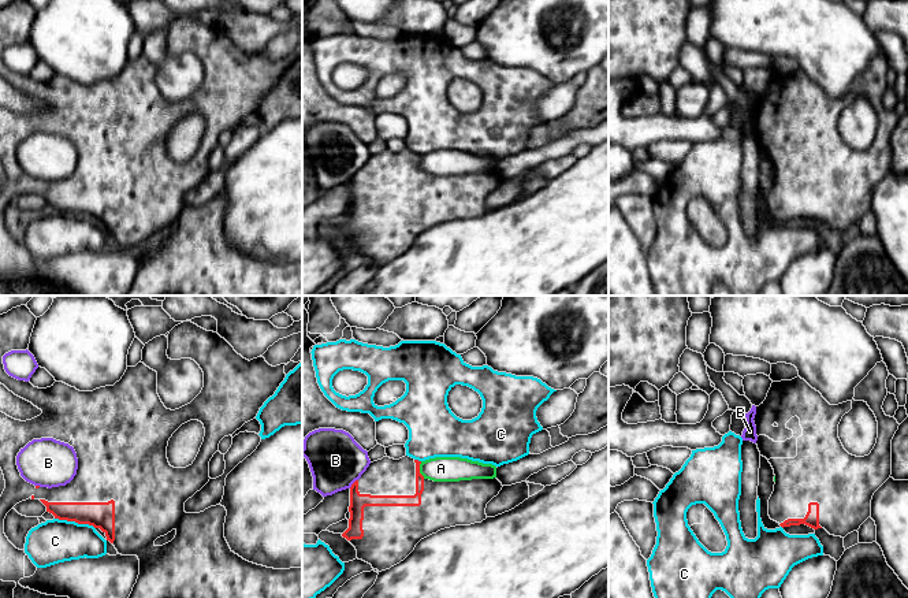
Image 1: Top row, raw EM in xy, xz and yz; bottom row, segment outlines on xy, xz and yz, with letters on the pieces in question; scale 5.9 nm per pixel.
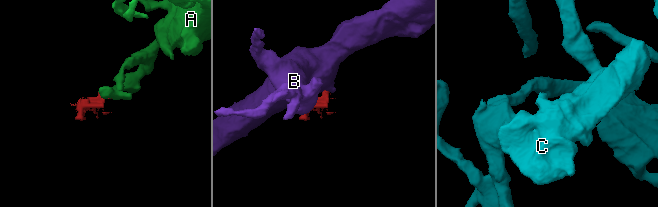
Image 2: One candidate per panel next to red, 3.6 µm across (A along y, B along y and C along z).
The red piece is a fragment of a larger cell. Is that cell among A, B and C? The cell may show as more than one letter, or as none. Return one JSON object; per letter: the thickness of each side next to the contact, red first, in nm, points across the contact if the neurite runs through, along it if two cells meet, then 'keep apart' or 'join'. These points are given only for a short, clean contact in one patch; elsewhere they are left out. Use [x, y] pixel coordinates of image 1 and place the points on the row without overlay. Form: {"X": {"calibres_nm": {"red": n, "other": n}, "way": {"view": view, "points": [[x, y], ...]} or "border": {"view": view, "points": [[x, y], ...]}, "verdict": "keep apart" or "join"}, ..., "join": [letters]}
{"A": {"calibres_nm": {"red": 70, "other": 140}, "border": {"view": "xz", "points": [[420, 155], [420, 167], [424, 171]]}, "verdict": "keep apart"}, "B": {"calibres_nm": {"red": 100, "other": 320}, "border": {"view": "xz", "points": [[357, 173], [349, 181]]}, "verdict": "keep apart"}, "C": {"calibres_nm": {"red": 160, "other": 260}, "verdict": "keep apart"}, "join": []}

